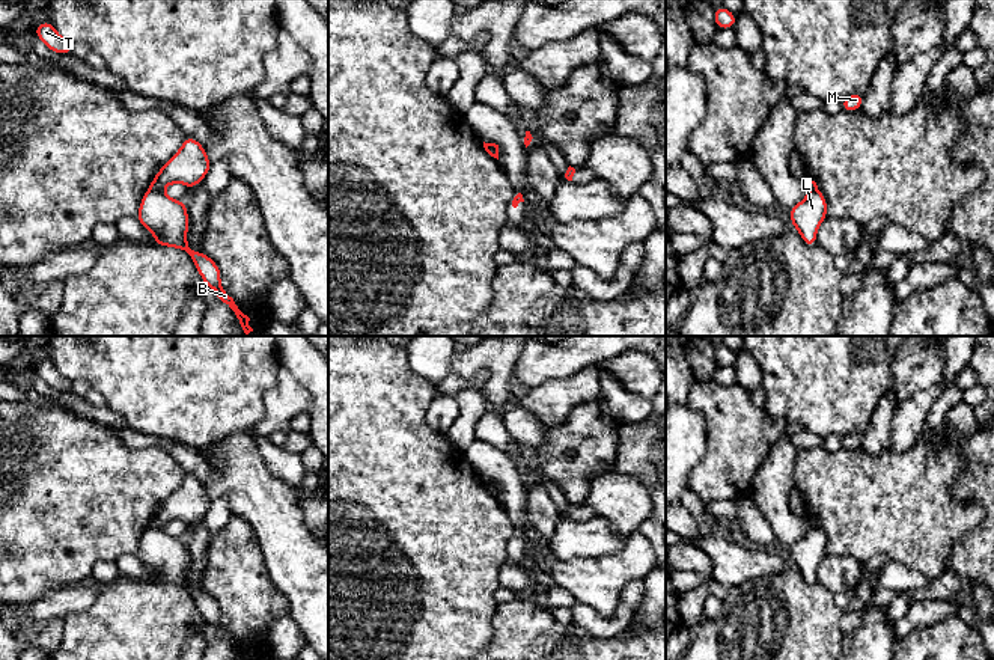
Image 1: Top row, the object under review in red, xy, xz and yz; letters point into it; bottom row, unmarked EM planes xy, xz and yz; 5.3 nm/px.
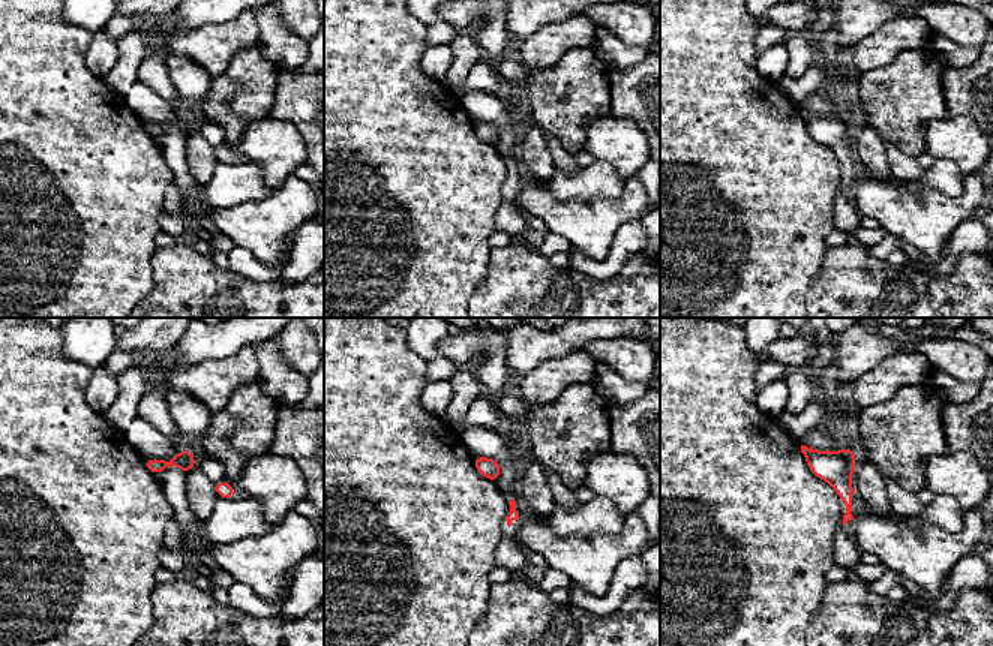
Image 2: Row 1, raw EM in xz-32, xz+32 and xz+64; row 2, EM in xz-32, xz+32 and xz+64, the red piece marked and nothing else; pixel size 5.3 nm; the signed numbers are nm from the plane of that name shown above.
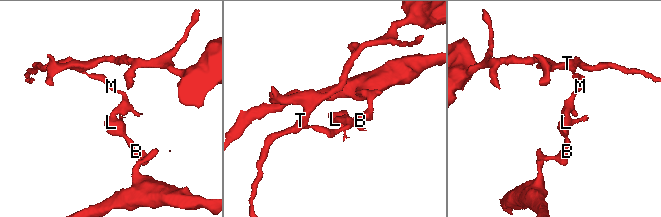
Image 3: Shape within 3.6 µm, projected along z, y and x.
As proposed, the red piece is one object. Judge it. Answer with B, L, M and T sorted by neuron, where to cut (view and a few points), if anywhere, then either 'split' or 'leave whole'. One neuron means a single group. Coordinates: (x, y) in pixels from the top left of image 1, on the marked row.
B L / M T | xy (149, 189), (160, 192) | split

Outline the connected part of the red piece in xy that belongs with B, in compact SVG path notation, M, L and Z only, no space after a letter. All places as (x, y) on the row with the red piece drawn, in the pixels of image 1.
M148 190L142 197L136 218L157 238L154 246L170 246L184 250L193 259L205 285L215 291L217 301L224 303L235 312L245 335L253 332L248 325L250 318L238 309L233 298L221 288L221 273L217 264L205 253L188 247L190 220L185 200L175 200L163 191Z

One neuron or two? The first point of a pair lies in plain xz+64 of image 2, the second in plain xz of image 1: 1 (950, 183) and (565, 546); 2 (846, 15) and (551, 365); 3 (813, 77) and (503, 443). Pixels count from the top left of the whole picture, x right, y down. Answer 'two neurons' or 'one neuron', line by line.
1: one neuron
2: one neuron
3: one neuron

